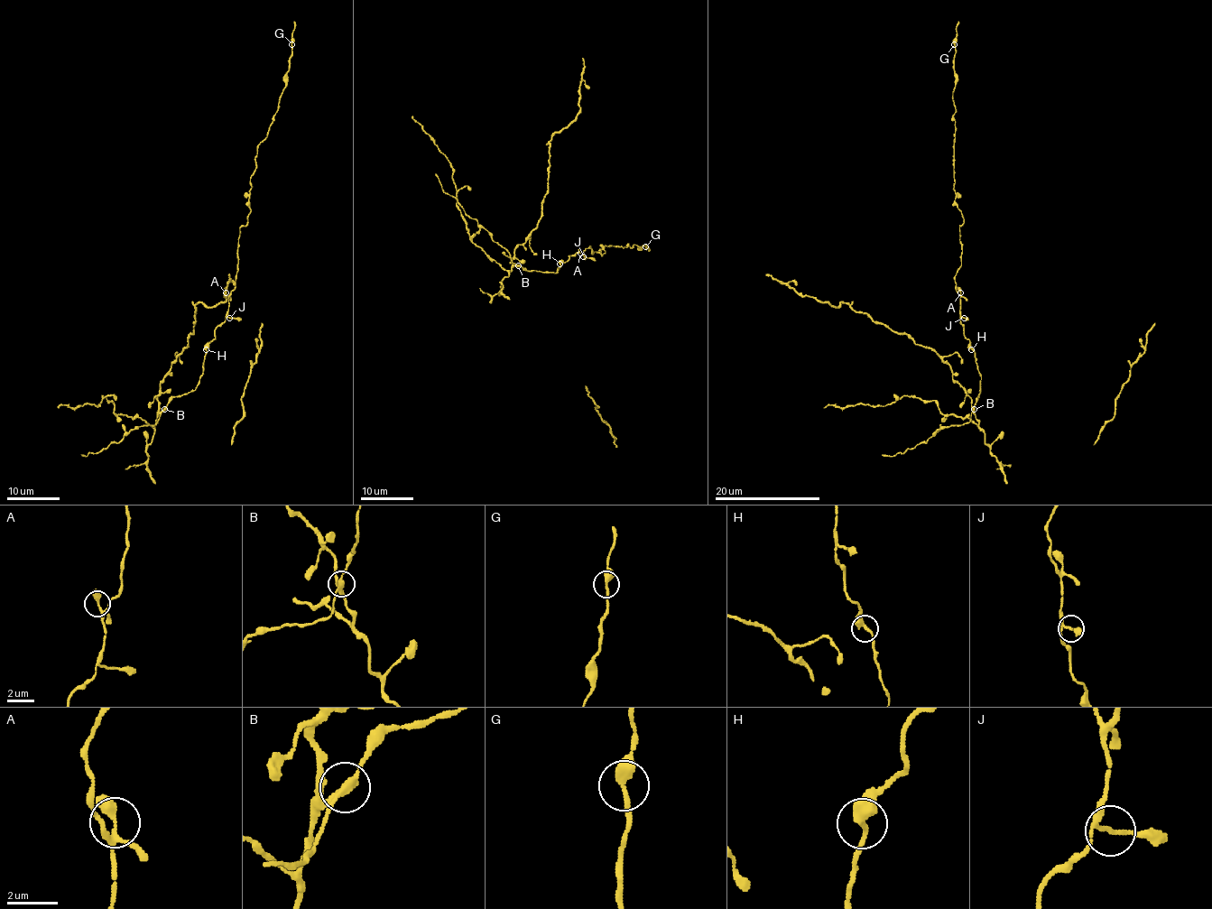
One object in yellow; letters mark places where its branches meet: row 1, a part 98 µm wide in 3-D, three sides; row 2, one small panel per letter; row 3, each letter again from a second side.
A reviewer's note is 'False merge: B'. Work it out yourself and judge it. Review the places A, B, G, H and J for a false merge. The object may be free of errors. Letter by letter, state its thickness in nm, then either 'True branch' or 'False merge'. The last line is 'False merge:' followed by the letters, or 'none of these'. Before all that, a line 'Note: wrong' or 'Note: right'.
Note: right
A: Thickness 280 nm. True branch
B: Thickness 240 nm. False merge
G: Thickness 380 nm. True branch
H: Thickness 380 nm. True branch
J: Thickness 110 nm. True branch
False merge: B

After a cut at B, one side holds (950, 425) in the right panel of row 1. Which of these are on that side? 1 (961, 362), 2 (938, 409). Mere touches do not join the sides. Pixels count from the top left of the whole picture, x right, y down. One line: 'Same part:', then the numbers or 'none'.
Same part: none

